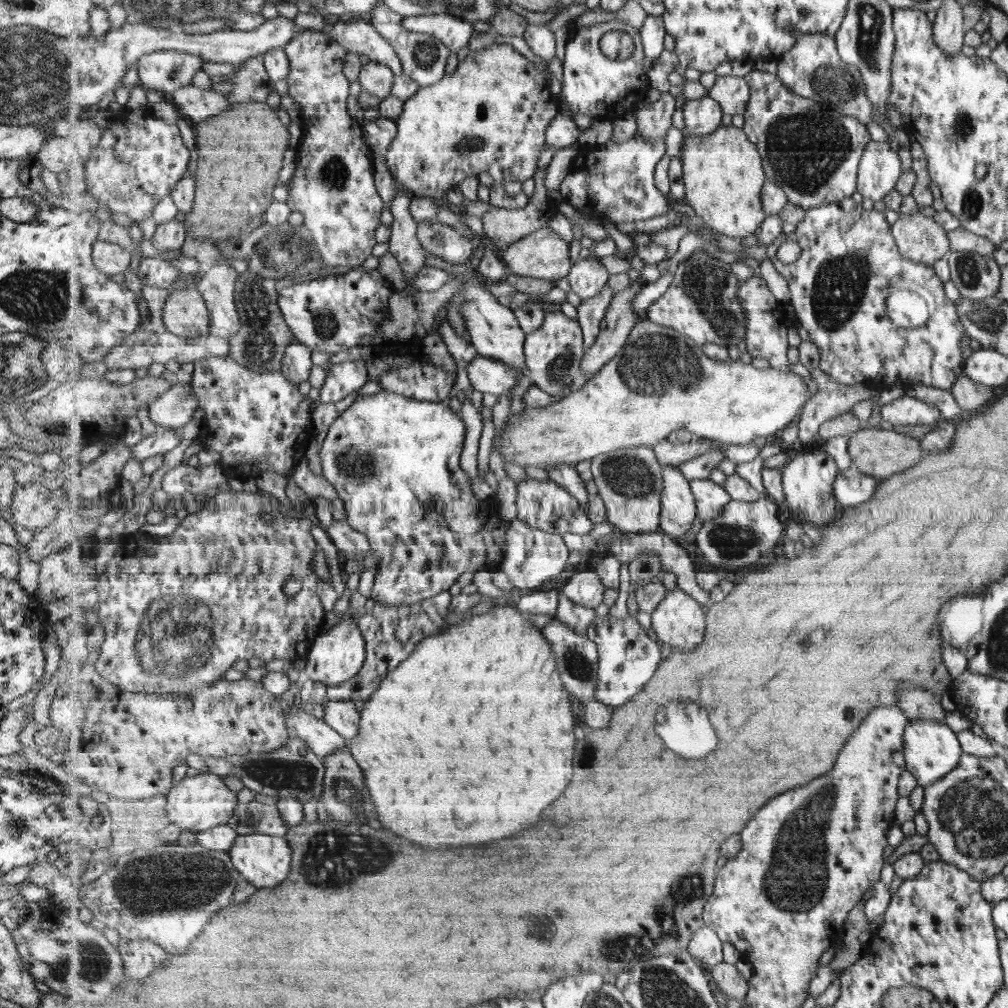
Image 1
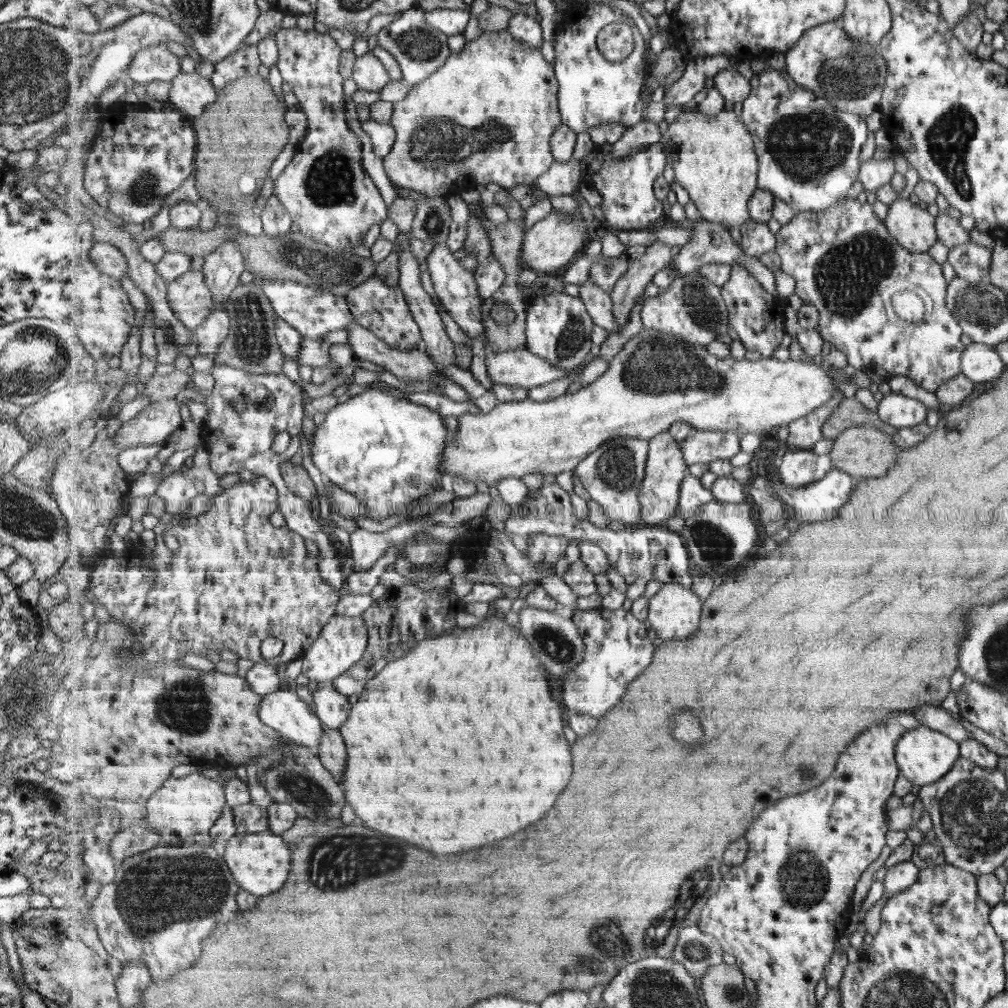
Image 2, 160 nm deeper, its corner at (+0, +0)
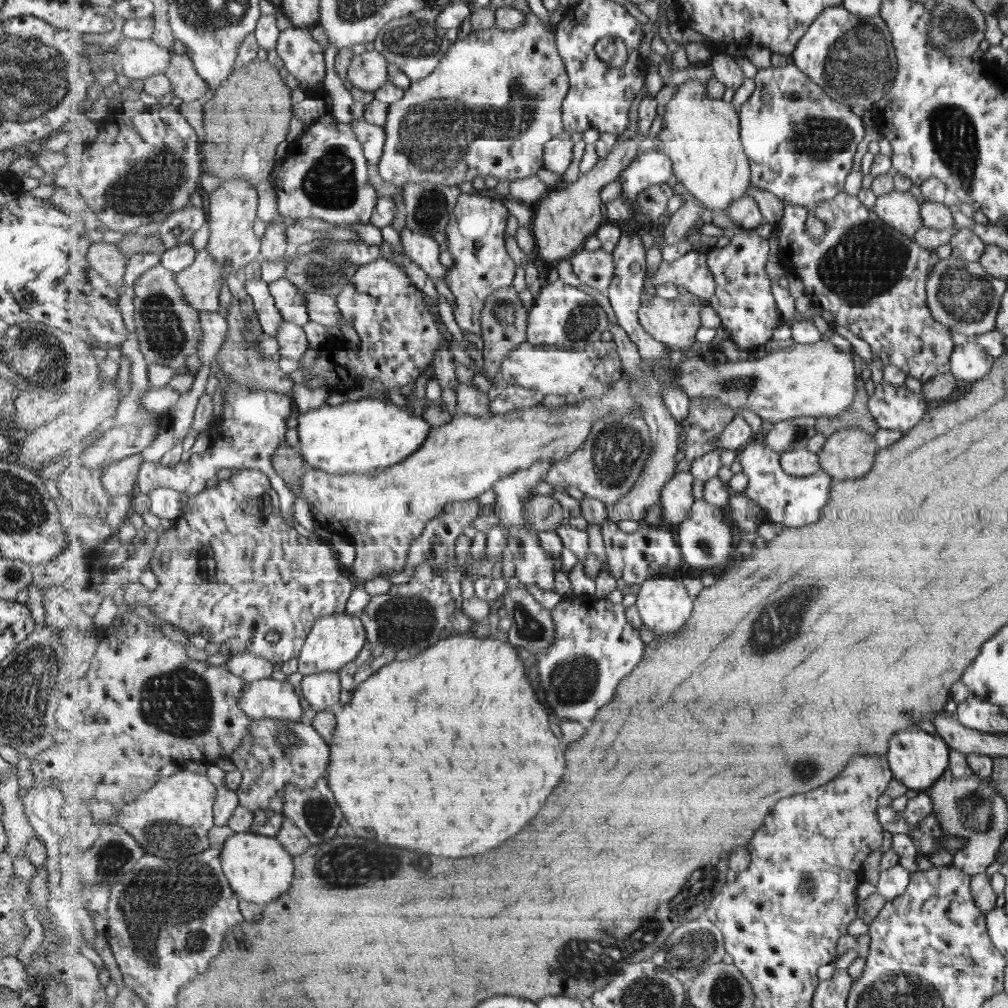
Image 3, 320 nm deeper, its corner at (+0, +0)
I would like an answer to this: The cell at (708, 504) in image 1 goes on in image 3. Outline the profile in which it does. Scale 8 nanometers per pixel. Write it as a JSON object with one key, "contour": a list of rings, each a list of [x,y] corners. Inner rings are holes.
{"contour":[[[686,468],[673,475],[661,491],[661,517],[664,527],[676,529],[692,514],[696,498],[694,484],[696,477]]]}

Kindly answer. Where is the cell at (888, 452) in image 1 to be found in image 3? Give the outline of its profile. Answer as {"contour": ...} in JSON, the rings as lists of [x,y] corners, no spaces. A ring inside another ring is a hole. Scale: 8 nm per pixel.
{"contour":[[[851,427],[841,429],[828,438],[825,448],[818,452],[822,471],[836,480],[858,479],[864,477],[872,470],[876,462],[876,454],[879,446],[875,444],[875,438],[871,432]]]}

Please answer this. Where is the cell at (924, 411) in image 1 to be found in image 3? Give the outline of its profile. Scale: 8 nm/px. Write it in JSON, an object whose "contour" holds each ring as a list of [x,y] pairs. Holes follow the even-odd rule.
{"contour":[[[883,381],[876,386],[874,393],[869,397],[868,407],[880,428],[908,432],[920,422],[925,414],[926,402],[923,402],[921,395],[922,393],[911,392],[905,385],[895,386]]]}

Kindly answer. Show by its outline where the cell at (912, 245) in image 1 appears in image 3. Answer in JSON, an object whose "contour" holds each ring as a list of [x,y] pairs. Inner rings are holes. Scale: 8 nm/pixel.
{"contour":[[[893,189],[886,195],[877,197],[873,210],[893,228],[913,238],[913,233],[923,226],[920,205],[911,192]]]}

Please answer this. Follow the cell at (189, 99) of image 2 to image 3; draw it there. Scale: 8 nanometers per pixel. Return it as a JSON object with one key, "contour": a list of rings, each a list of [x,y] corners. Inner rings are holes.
{"contour":[[[173,53],[166,75],[170,78],[172,92],[183,101],[196,101],[211,97],[208,82],[197,72],[194,61],[187,53]]]}

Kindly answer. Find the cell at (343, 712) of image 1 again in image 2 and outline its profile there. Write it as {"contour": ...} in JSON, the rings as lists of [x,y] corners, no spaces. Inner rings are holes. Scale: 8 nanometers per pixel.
{"contour":[[[334,681],[318,683],[318,691],[313,694],[316,715],[324,725],[339,729],[349,718],[352,707],[347,695],[341,694],[334,685]]]}

